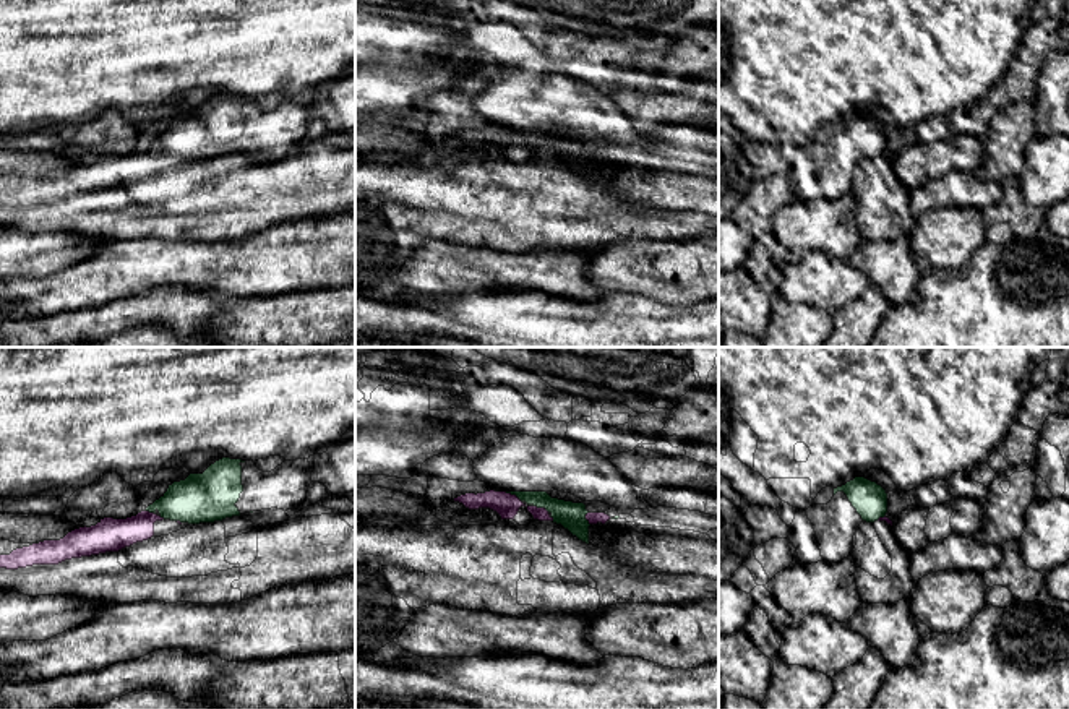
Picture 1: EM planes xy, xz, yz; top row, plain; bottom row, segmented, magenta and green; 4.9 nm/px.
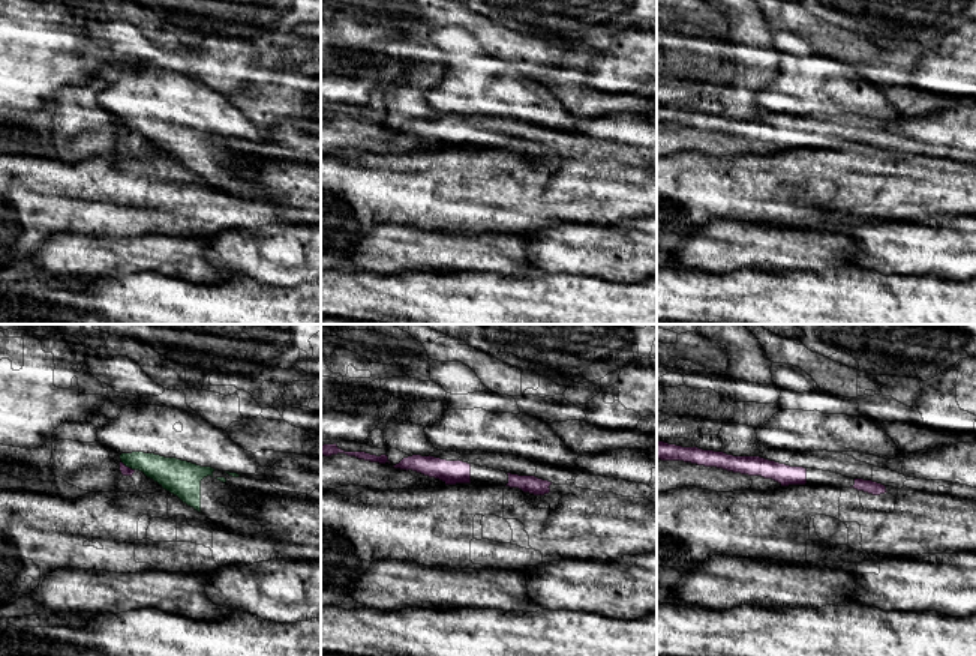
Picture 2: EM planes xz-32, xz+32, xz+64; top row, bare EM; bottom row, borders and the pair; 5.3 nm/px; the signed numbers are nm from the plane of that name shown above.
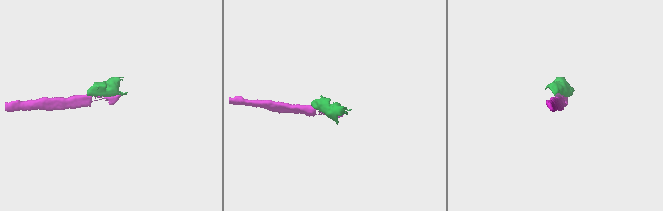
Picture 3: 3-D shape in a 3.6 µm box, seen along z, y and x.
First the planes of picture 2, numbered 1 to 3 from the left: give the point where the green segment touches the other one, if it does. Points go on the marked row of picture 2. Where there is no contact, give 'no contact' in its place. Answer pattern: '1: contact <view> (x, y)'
1: contact xz-32 (128, 467)
2: no contact
3: no contact

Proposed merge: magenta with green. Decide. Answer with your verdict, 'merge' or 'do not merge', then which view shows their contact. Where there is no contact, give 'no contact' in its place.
do not merge; contact in xz

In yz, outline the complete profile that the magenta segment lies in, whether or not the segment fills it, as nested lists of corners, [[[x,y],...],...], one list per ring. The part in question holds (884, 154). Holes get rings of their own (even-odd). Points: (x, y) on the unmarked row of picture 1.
[[[863,157],[853,172],[855,216],[863,240],[894,240],[913,226],[910,191],[895,177],[892,157]]]

